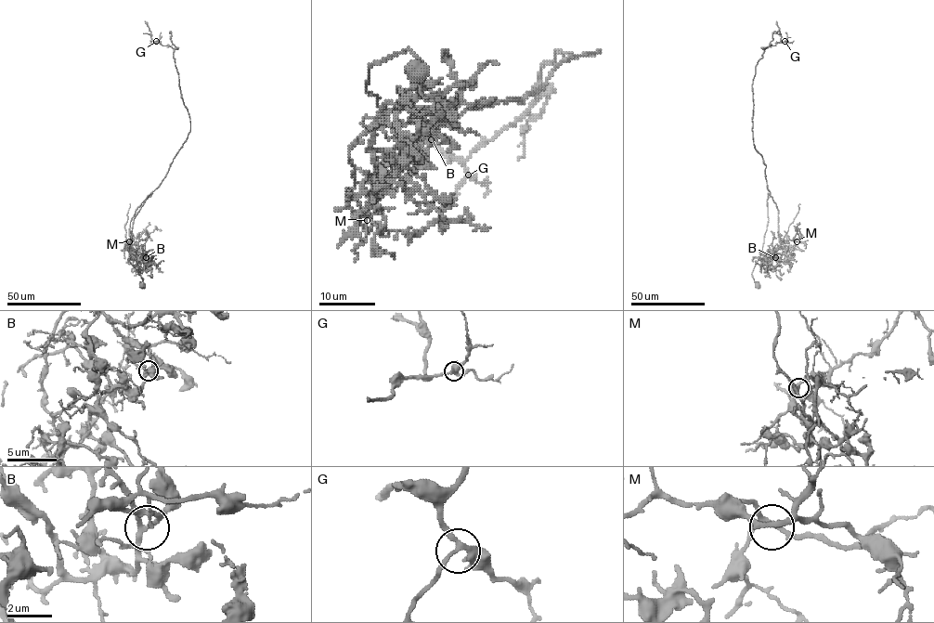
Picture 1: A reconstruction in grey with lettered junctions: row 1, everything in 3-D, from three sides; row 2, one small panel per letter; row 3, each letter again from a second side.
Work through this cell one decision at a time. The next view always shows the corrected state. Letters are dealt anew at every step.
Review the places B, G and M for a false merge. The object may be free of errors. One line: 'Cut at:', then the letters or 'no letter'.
Cut at: B

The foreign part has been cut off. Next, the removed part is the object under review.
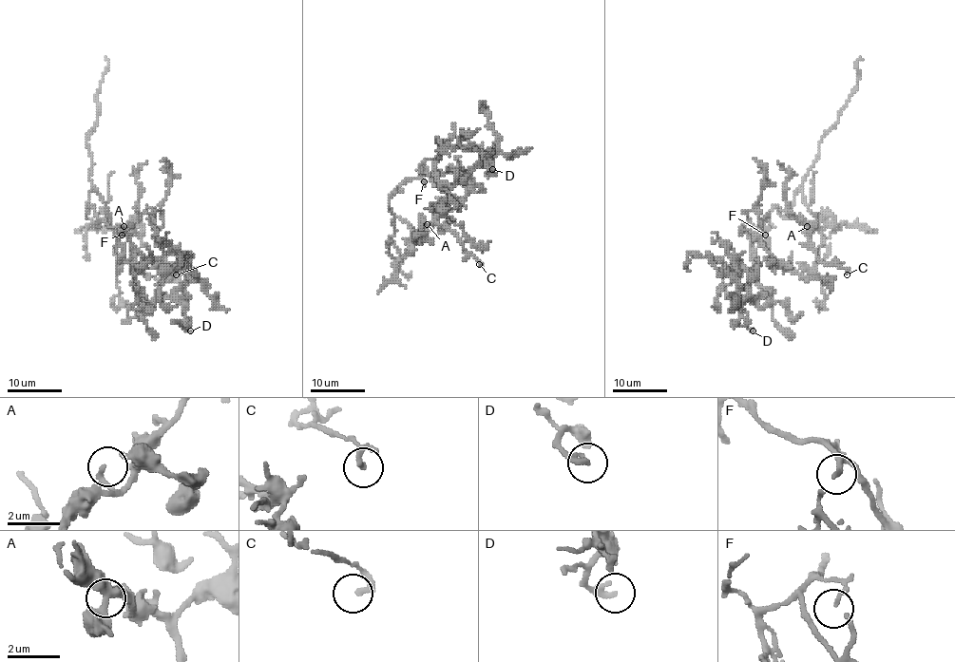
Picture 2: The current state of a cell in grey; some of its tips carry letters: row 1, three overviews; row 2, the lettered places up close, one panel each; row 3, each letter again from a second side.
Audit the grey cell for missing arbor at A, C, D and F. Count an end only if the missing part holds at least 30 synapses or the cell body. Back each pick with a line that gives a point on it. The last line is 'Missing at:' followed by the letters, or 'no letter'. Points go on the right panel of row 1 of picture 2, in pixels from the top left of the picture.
Missing at: no letter

